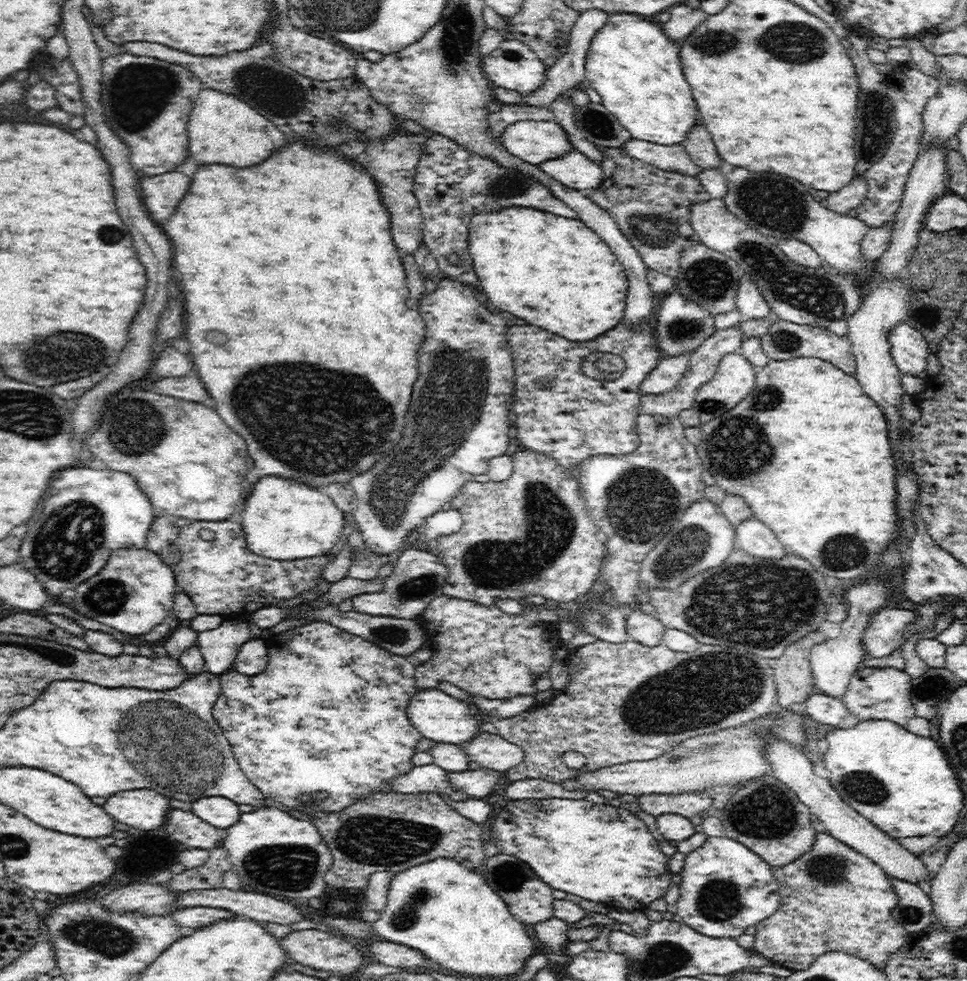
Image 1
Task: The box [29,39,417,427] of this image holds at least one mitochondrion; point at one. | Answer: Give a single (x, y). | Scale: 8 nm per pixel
(160, 86)

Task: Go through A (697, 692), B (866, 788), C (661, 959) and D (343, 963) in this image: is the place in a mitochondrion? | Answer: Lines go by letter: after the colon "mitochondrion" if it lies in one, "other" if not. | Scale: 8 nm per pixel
A: mitochondrion
B: mitochondrion
C: mitochondrion
D: other

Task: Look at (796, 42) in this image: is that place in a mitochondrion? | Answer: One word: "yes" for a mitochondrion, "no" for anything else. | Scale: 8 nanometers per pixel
yes

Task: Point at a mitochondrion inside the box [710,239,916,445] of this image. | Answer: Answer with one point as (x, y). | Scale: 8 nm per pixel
(785, 341)

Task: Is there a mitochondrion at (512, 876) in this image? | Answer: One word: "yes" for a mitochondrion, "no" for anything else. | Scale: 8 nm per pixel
yes

